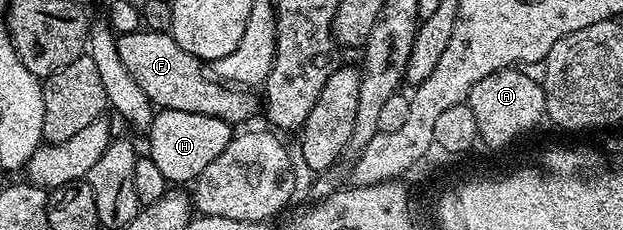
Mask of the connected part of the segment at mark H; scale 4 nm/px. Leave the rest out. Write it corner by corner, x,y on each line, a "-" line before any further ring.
161,108
152,115
151,126
146,129
145,136
148,148
146,151
151,160
157,162
161,174
165,174
172,185
183,186
186,180
195,182
202,171
229,146
233,128
216,116

